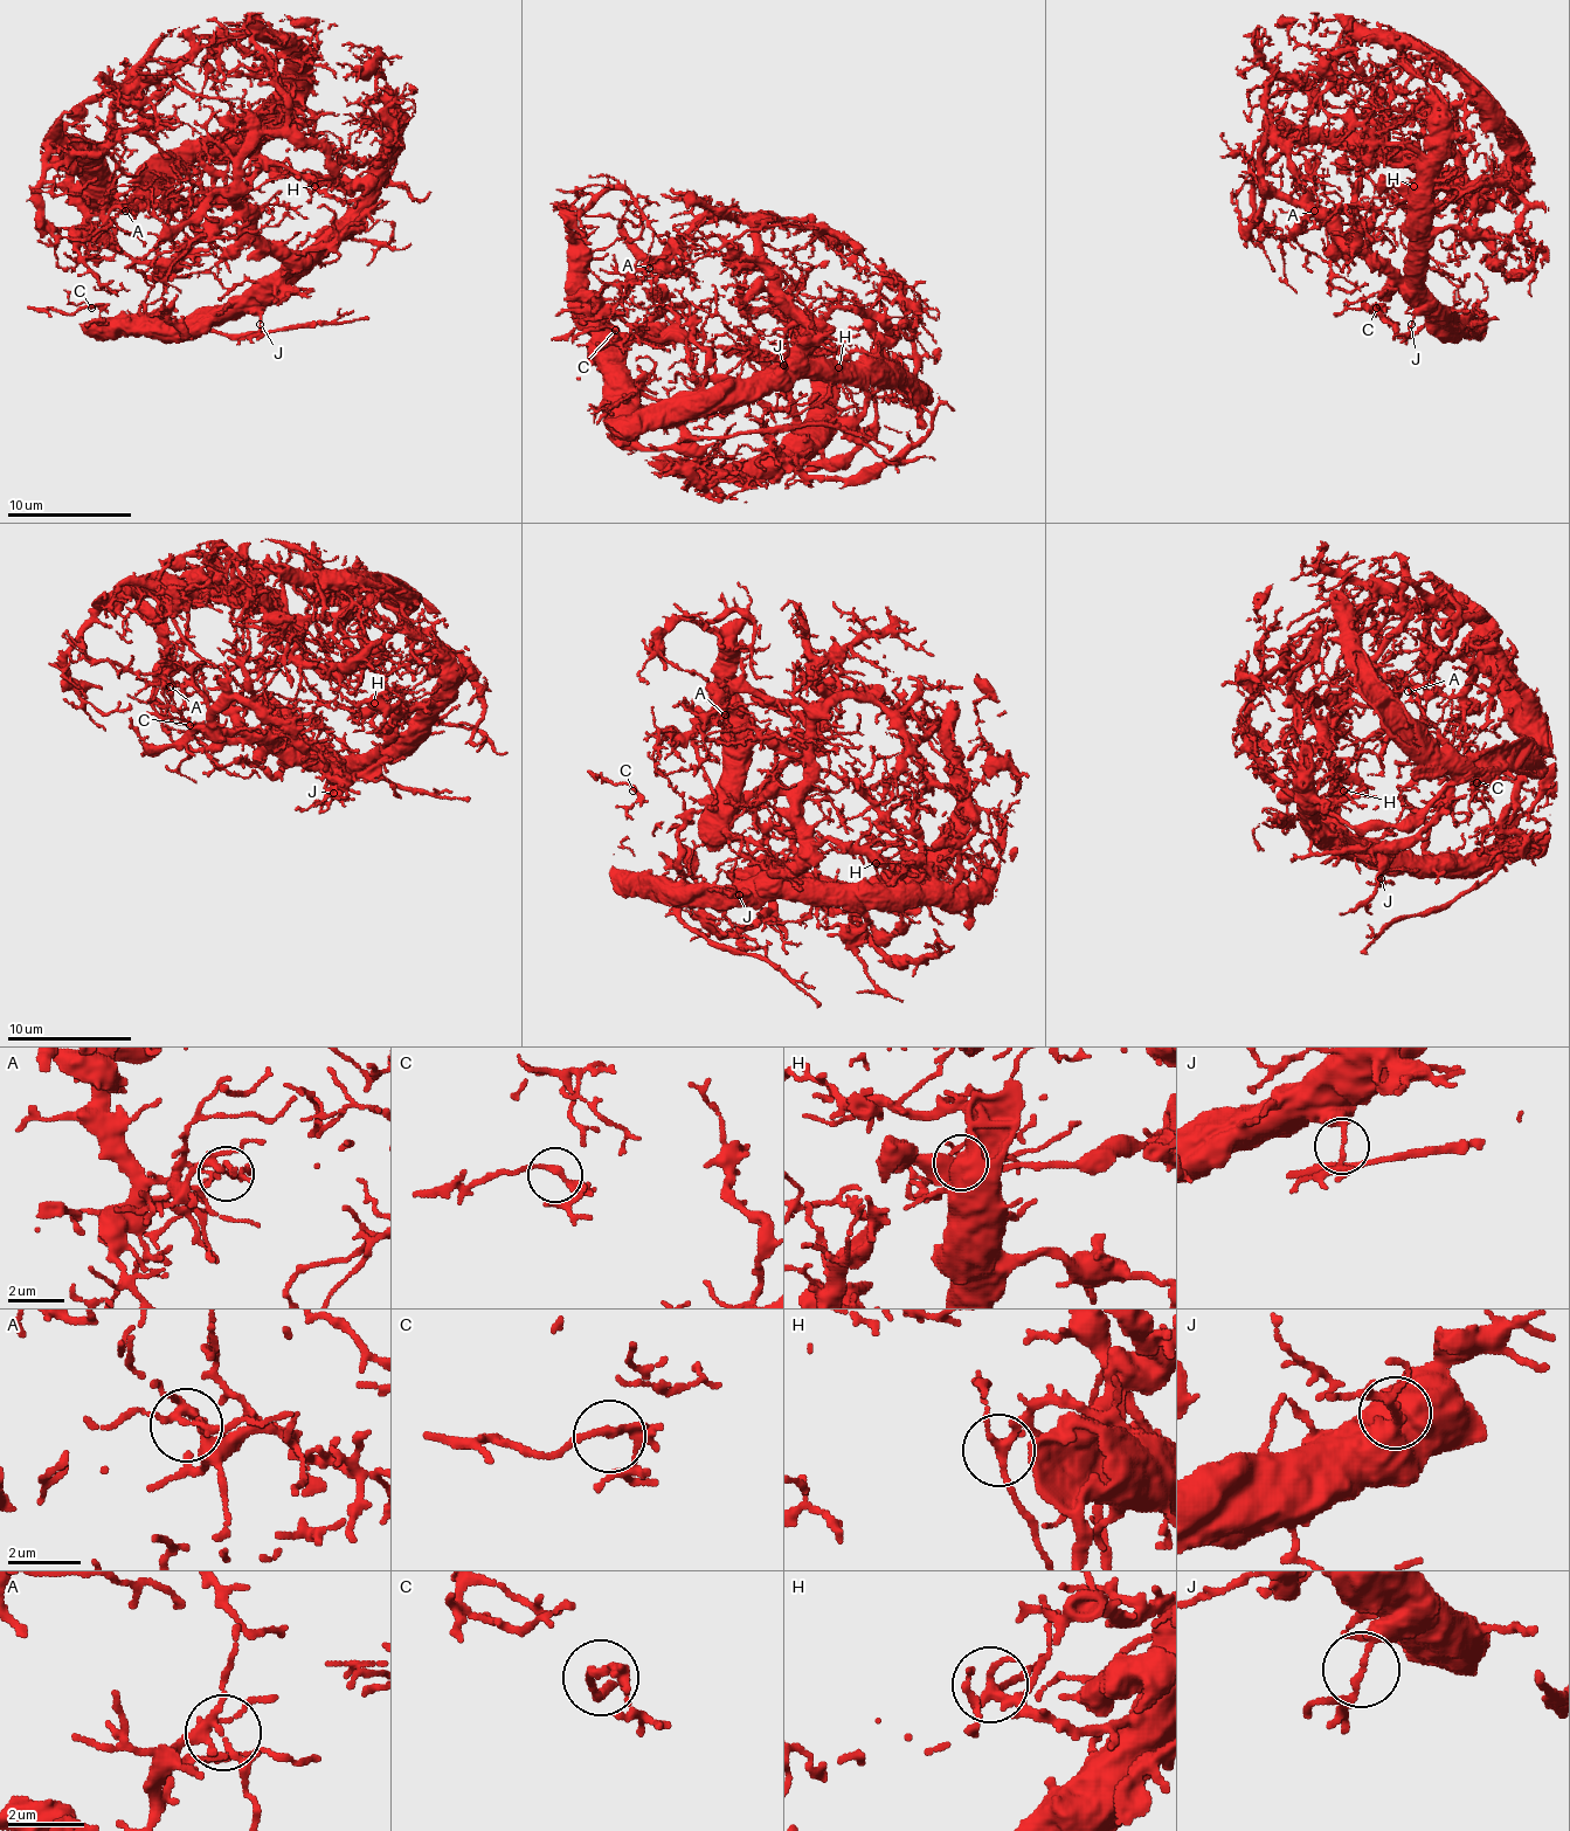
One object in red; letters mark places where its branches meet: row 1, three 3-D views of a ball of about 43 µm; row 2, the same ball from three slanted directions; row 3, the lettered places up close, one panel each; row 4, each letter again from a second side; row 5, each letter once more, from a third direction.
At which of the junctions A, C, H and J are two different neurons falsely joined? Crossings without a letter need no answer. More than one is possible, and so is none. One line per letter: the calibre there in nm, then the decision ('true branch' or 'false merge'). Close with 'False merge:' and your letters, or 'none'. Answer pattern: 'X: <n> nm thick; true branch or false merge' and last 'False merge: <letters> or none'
A: 200 nm thick; true branch
C: 200 nm thick; true branch
H: 200 nm thick; true branch
J: 130 nm thick; true branch
False merge: none

